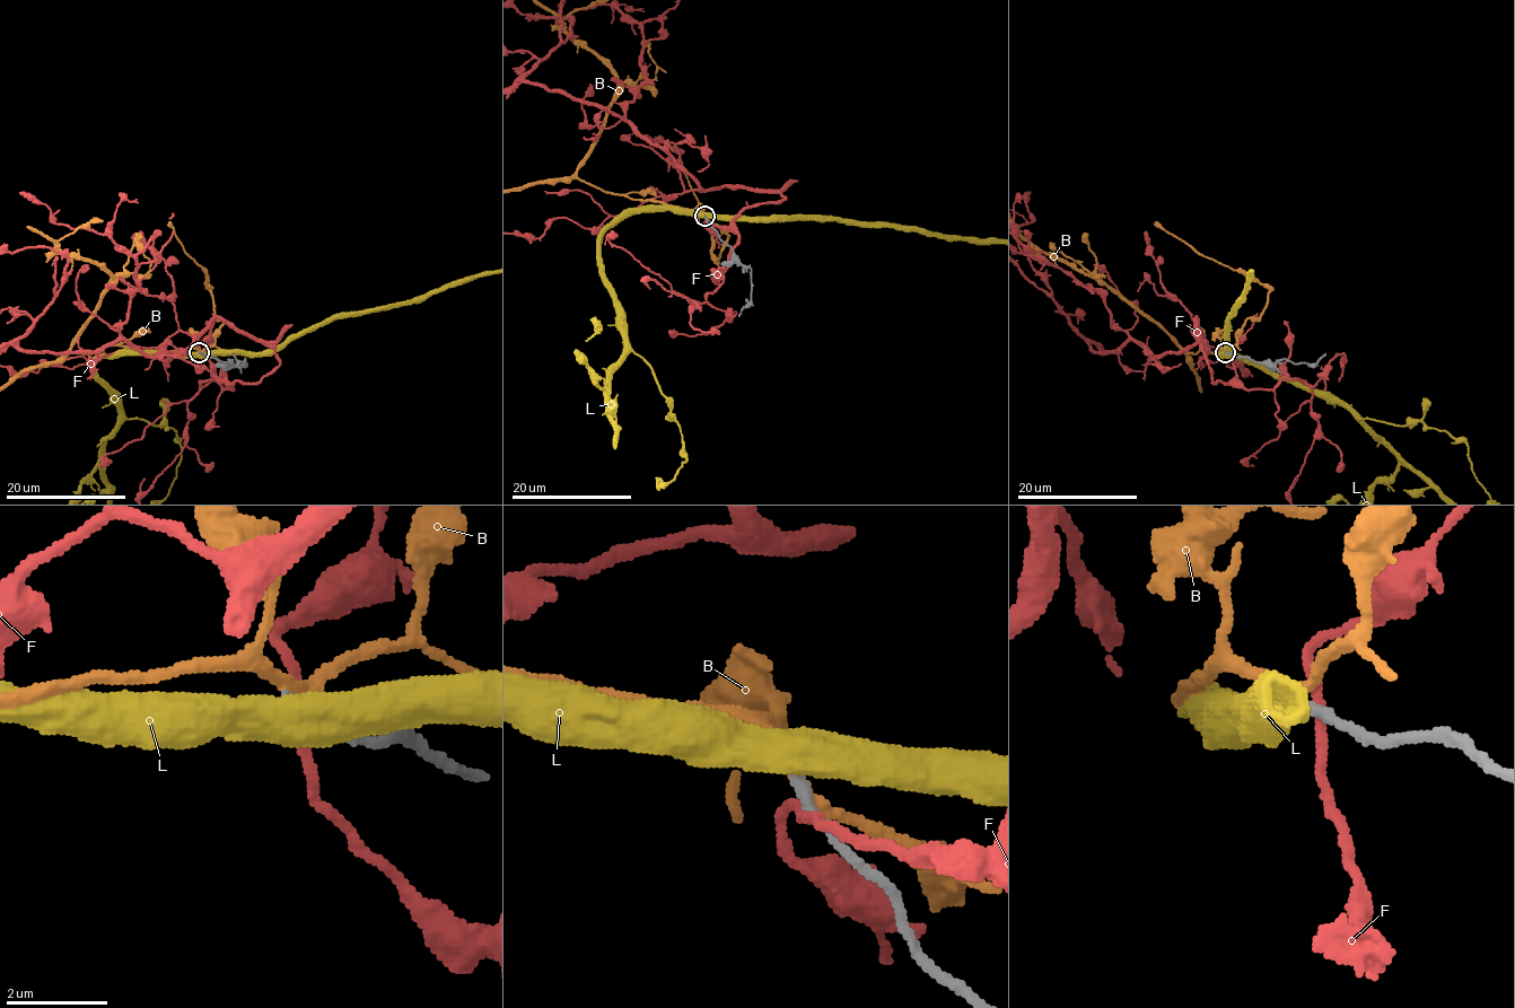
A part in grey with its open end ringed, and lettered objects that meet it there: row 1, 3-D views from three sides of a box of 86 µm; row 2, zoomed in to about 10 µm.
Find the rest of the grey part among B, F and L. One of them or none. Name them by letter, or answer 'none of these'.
none of these

